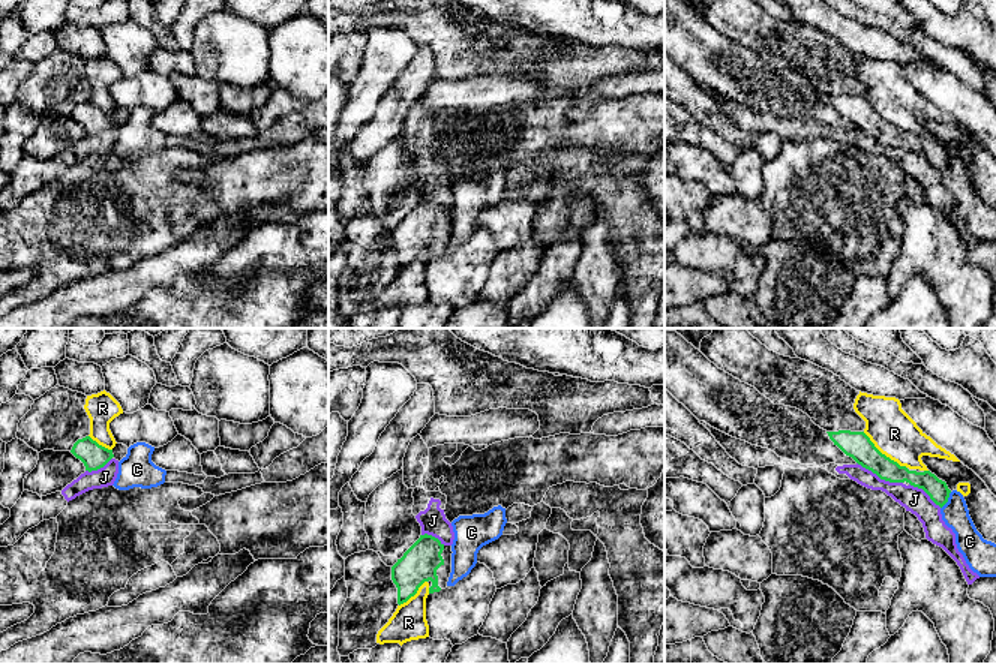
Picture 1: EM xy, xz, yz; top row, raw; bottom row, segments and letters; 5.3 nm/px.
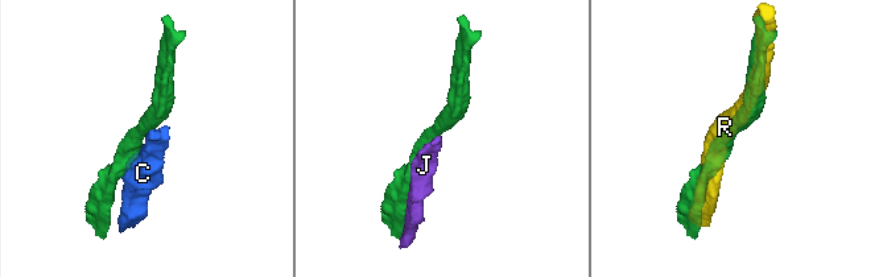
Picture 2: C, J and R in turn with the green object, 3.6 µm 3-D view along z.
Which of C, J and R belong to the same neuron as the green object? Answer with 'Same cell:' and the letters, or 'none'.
Same cell: none

